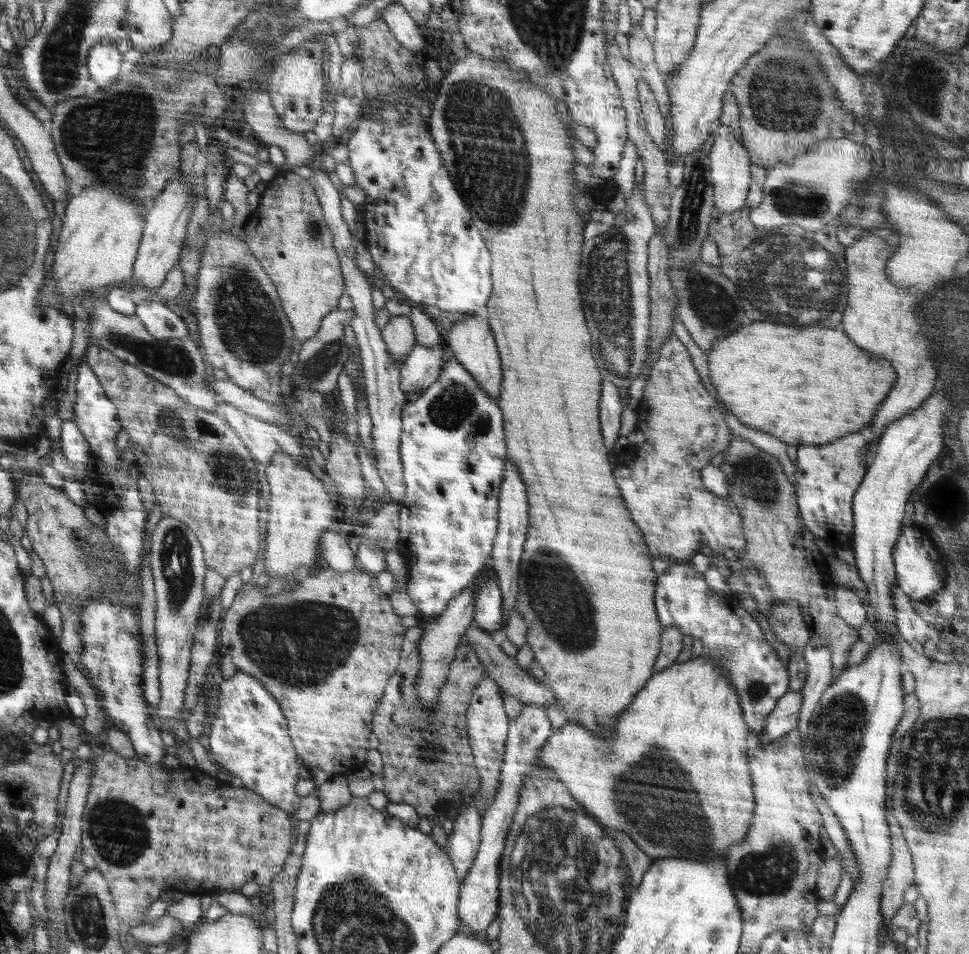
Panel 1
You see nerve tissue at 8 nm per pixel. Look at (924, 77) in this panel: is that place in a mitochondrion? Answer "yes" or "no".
yes

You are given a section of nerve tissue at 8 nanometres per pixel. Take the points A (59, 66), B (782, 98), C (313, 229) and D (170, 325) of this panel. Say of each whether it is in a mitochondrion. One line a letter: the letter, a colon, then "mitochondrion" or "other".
A: mitochondrion
B: mitochondrion
C: mitochondrion
D: mitochondrion

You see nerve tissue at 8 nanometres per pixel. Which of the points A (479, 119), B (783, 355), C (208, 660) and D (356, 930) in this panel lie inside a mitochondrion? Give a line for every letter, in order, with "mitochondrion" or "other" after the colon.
A: mitochondrion
B: other
C: other
D: mitochondrion

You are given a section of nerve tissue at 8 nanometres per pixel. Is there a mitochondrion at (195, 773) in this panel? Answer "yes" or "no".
no

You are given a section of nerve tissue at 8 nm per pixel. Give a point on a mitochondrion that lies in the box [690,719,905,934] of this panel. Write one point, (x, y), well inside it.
(767, 874)

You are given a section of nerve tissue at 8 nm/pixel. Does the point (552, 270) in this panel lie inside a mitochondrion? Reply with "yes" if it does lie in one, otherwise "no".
no

